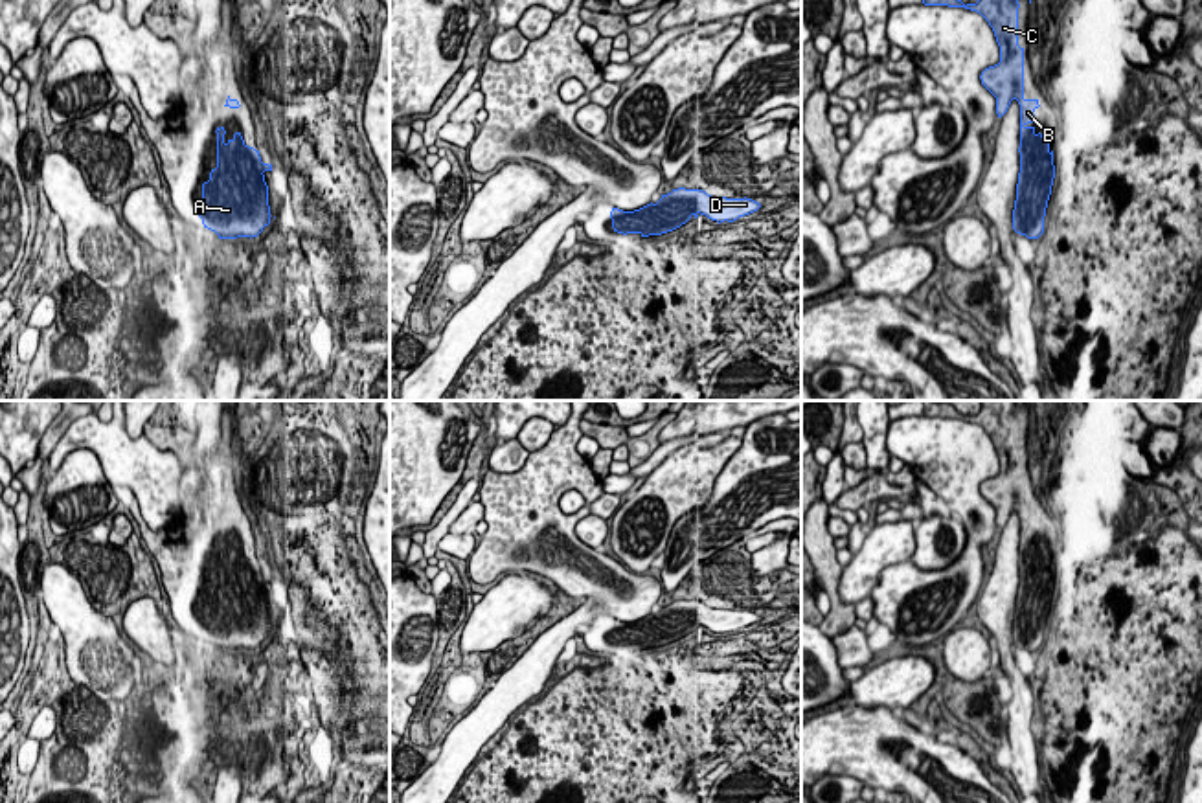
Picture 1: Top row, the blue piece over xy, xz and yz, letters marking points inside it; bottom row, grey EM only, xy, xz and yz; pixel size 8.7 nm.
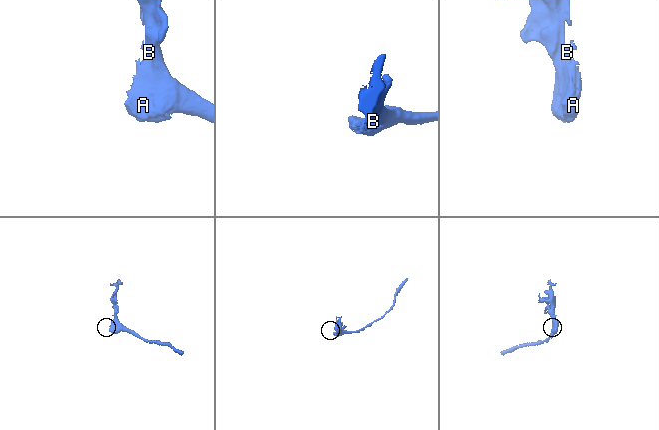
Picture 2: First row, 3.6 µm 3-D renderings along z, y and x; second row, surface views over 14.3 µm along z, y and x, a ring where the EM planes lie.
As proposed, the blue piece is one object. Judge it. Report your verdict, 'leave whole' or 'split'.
leave whole

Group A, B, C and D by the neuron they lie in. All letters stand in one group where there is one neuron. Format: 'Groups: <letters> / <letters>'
Groups: A B C D

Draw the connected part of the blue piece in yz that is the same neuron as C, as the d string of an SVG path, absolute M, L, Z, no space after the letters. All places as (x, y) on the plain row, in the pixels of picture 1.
M923 401L924 417L965 419L980 424L994 443L1000 474L981 483L981 496L996 509L1002 529L1011 513L1020 516L1020 584L1013 621L1013 641L1027 650L1044 645L1044 628L1055 590L1053 562L1042 546L1035 544L1038 511L1024 509L1024 459L1018 458L1016 401L980 401L976 415L963 415L948 402Z

